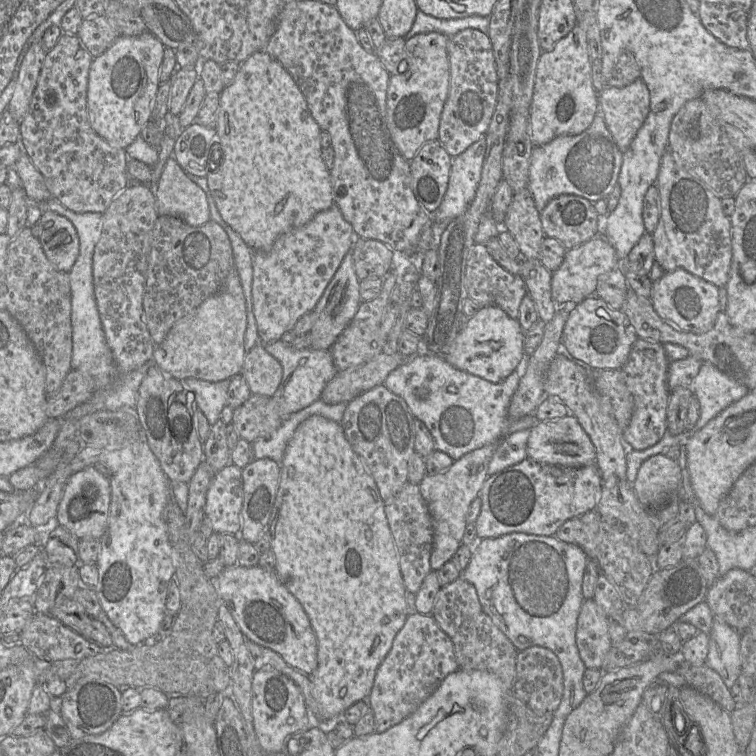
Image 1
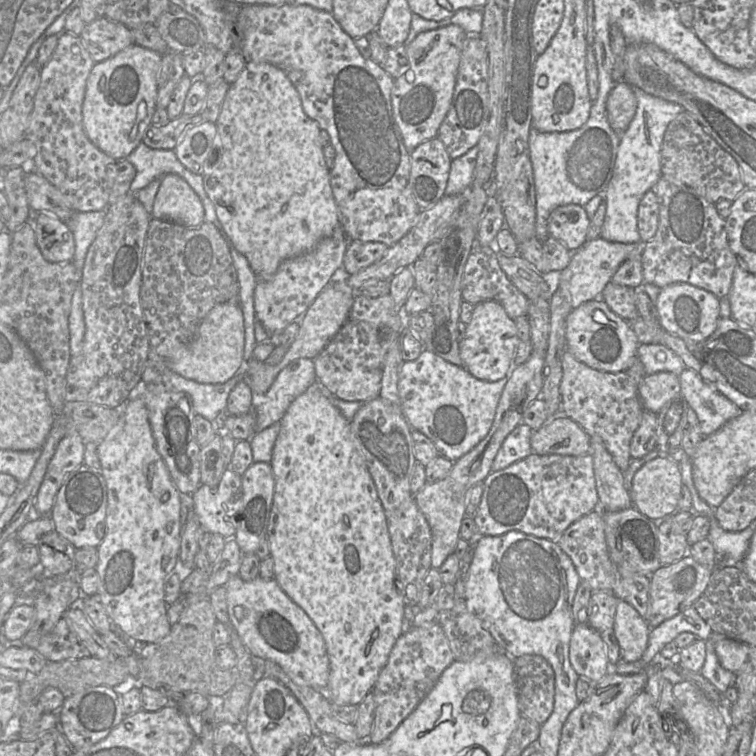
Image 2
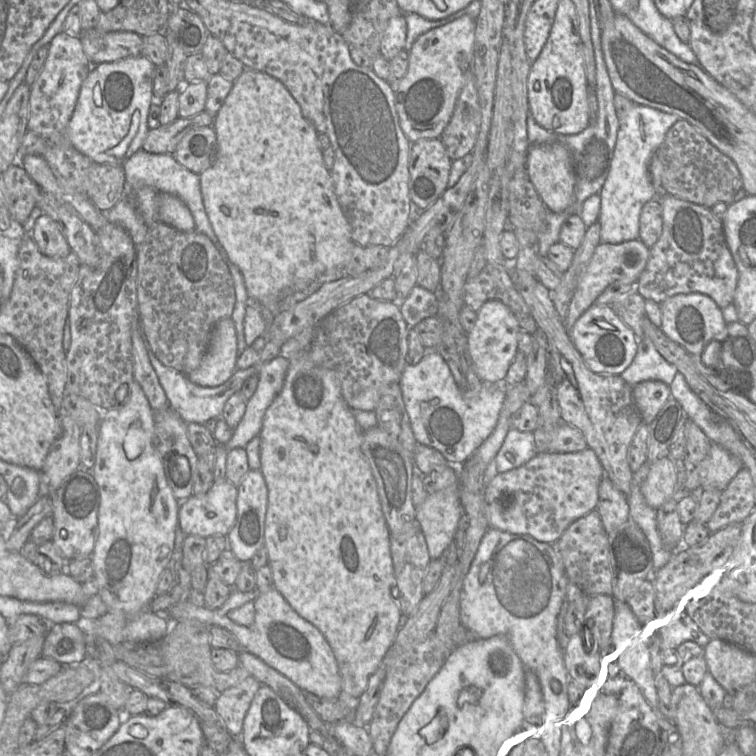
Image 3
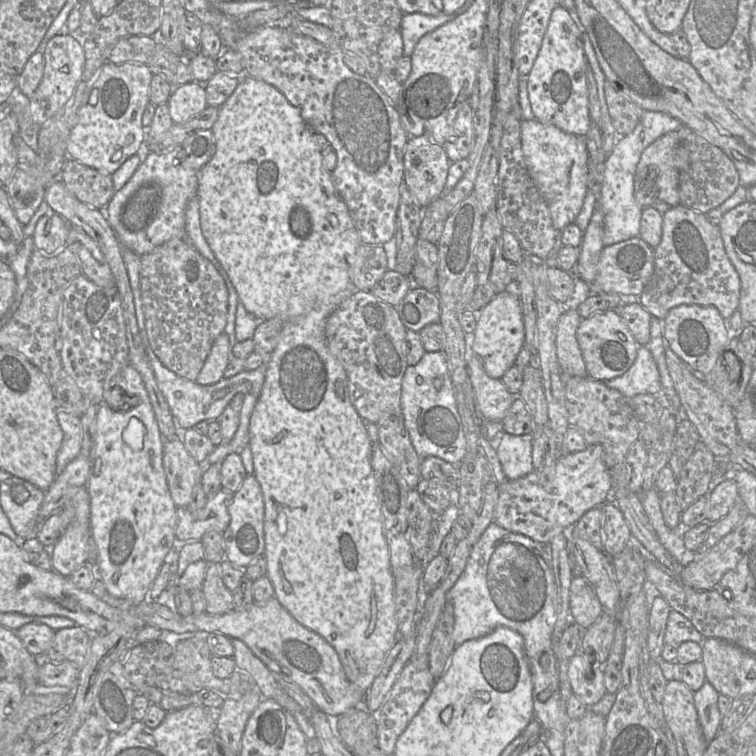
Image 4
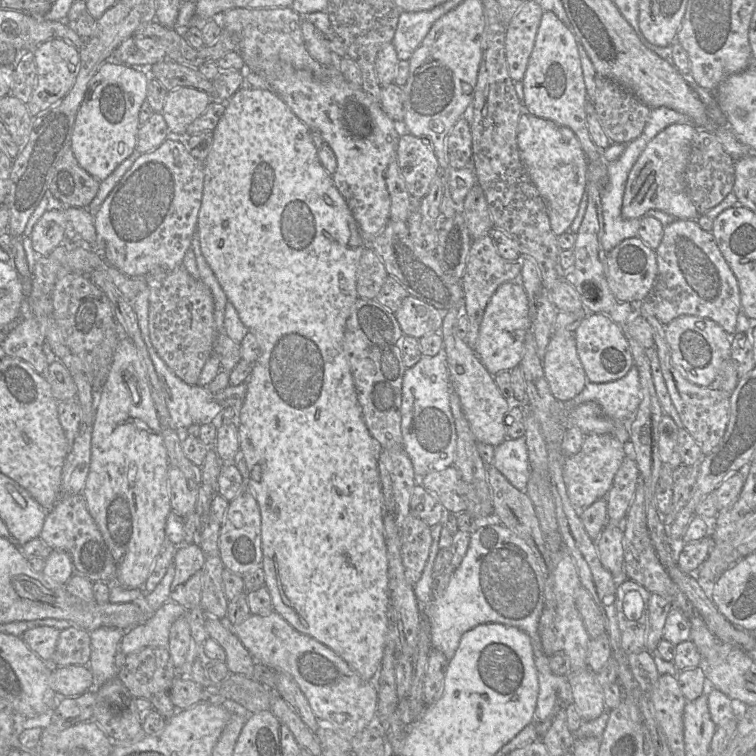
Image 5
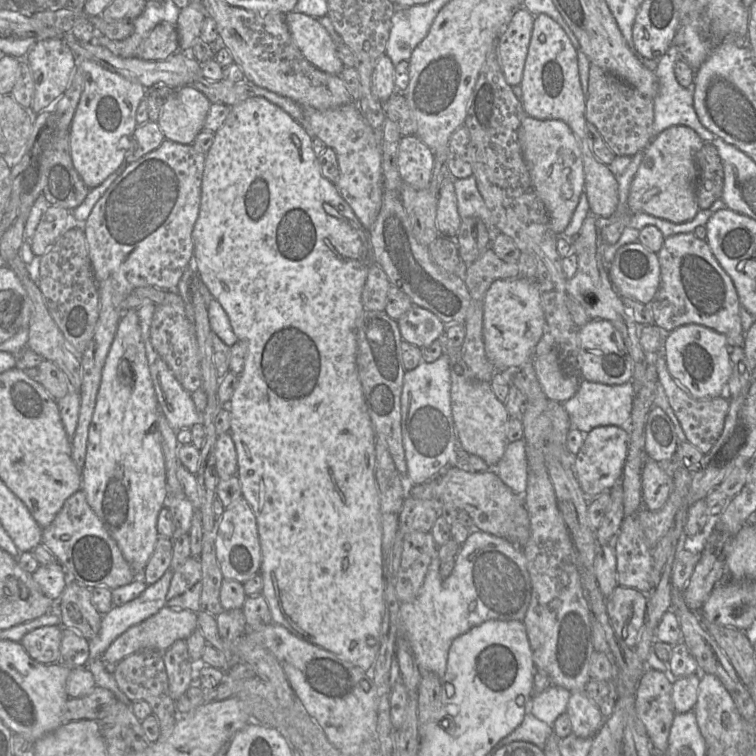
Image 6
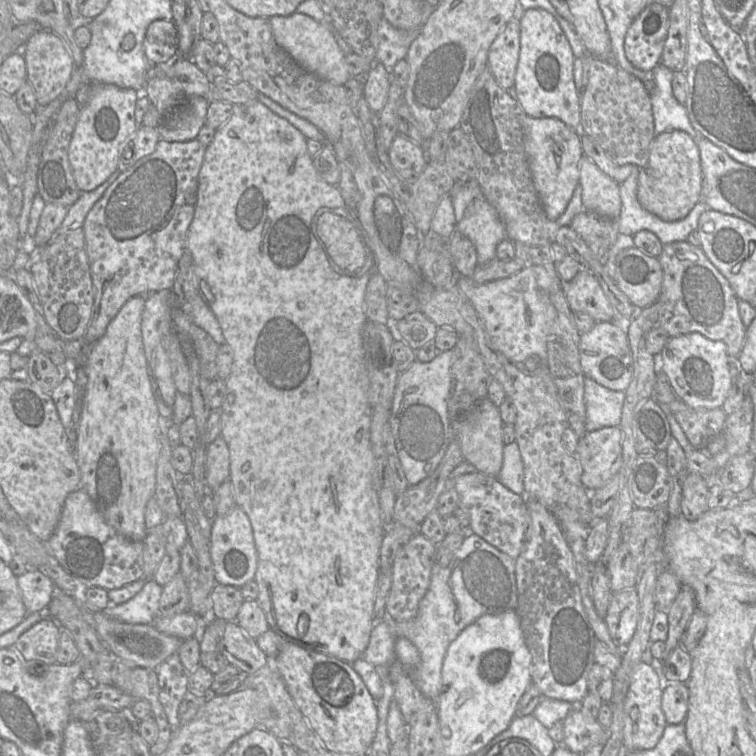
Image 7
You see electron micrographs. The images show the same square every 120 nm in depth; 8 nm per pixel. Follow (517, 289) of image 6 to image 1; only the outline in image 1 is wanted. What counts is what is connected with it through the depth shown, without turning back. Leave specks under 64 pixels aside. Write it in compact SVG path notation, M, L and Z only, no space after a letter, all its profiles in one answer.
M480 307L468 319L466 327L458 332L444 359L459 370L491 383L499 383L508 377L520 362L526 363L523 349L524 332L517 319L510 318L499 307Z

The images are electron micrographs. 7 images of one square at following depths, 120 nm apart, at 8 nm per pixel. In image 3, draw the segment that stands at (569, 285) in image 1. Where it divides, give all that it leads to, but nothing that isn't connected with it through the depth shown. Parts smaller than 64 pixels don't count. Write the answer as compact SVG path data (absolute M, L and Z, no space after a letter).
M630 240L619 244L600 242L596 247L586 270L581 276L563 320L567 333L578 318L596 302L598 296L613 282L636 284L649 258L649 248L640 240Z

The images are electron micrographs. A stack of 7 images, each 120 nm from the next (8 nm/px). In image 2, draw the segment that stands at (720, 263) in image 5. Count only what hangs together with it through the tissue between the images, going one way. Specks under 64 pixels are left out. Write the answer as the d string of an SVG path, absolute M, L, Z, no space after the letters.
M663 176L652 190L658 198L659 225L654 237L643 245L643 283L654 284L661 289L674 283L688 283L711 292L719 299L727 297L733 283L736 257L729 247L726 221L720 217L715 205L692 189L670 182Z

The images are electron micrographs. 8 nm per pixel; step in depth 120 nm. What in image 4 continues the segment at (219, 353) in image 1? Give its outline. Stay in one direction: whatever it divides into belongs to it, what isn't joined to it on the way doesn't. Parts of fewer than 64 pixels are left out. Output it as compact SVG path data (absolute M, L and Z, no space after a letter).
M223 332L215 340L196 383L211 385L222 380L231 357L229 336Z

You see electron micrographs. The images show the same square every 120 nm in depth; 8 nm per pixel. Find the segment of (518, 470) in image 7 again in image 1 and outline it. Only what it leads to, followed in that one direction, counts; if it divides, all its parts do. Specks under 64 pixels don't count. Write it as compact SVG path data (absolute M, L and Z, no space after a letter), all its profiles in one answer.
M521 430L504 437L497 443L489 466L488 476L495 475L527 458L527 442L530 430Z

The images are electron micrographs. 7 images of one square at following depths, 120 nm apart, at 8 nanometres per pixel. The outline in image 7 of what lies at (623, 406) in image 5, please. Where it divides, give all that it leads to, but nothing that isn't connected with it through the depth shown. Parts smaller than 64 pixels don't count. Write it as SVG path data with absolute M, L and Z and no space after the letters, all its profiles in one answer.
M585 376L584 402L587 433L611 426L619 426L625 392L608 389Z

